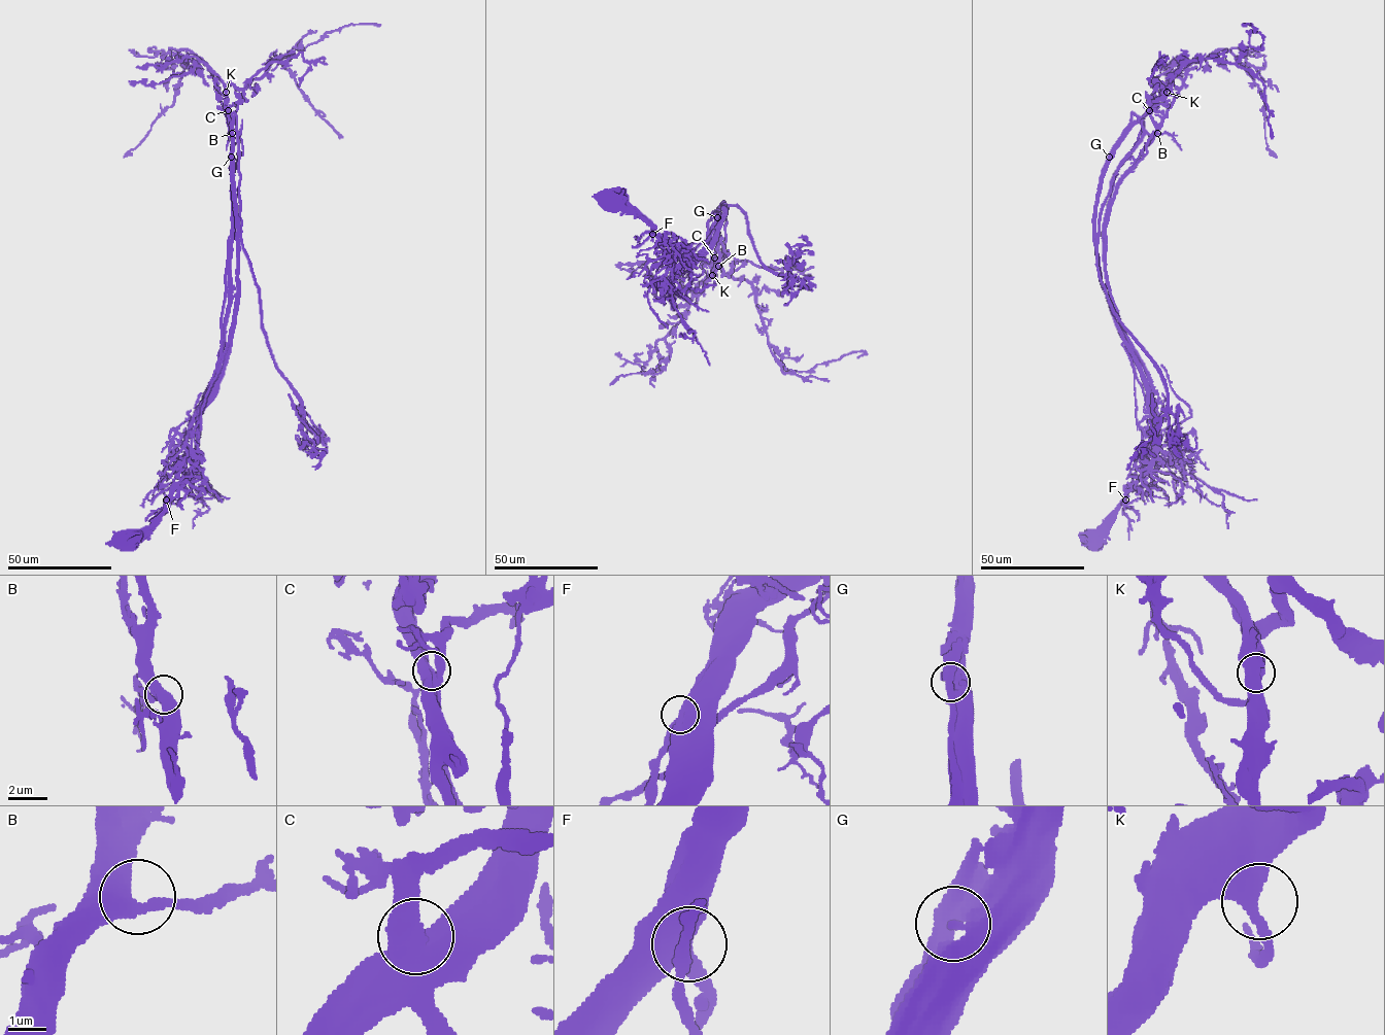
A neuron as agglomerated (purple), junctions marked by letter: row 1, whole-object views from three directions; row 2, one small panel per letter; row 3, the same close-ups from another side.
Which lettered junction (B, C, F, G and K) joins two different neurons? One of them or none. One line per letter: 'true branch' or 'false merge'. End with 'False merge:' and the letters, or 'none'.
B: true branch
C: true branch
F: true branch
G: false merge
K: true branch
False merge: G

